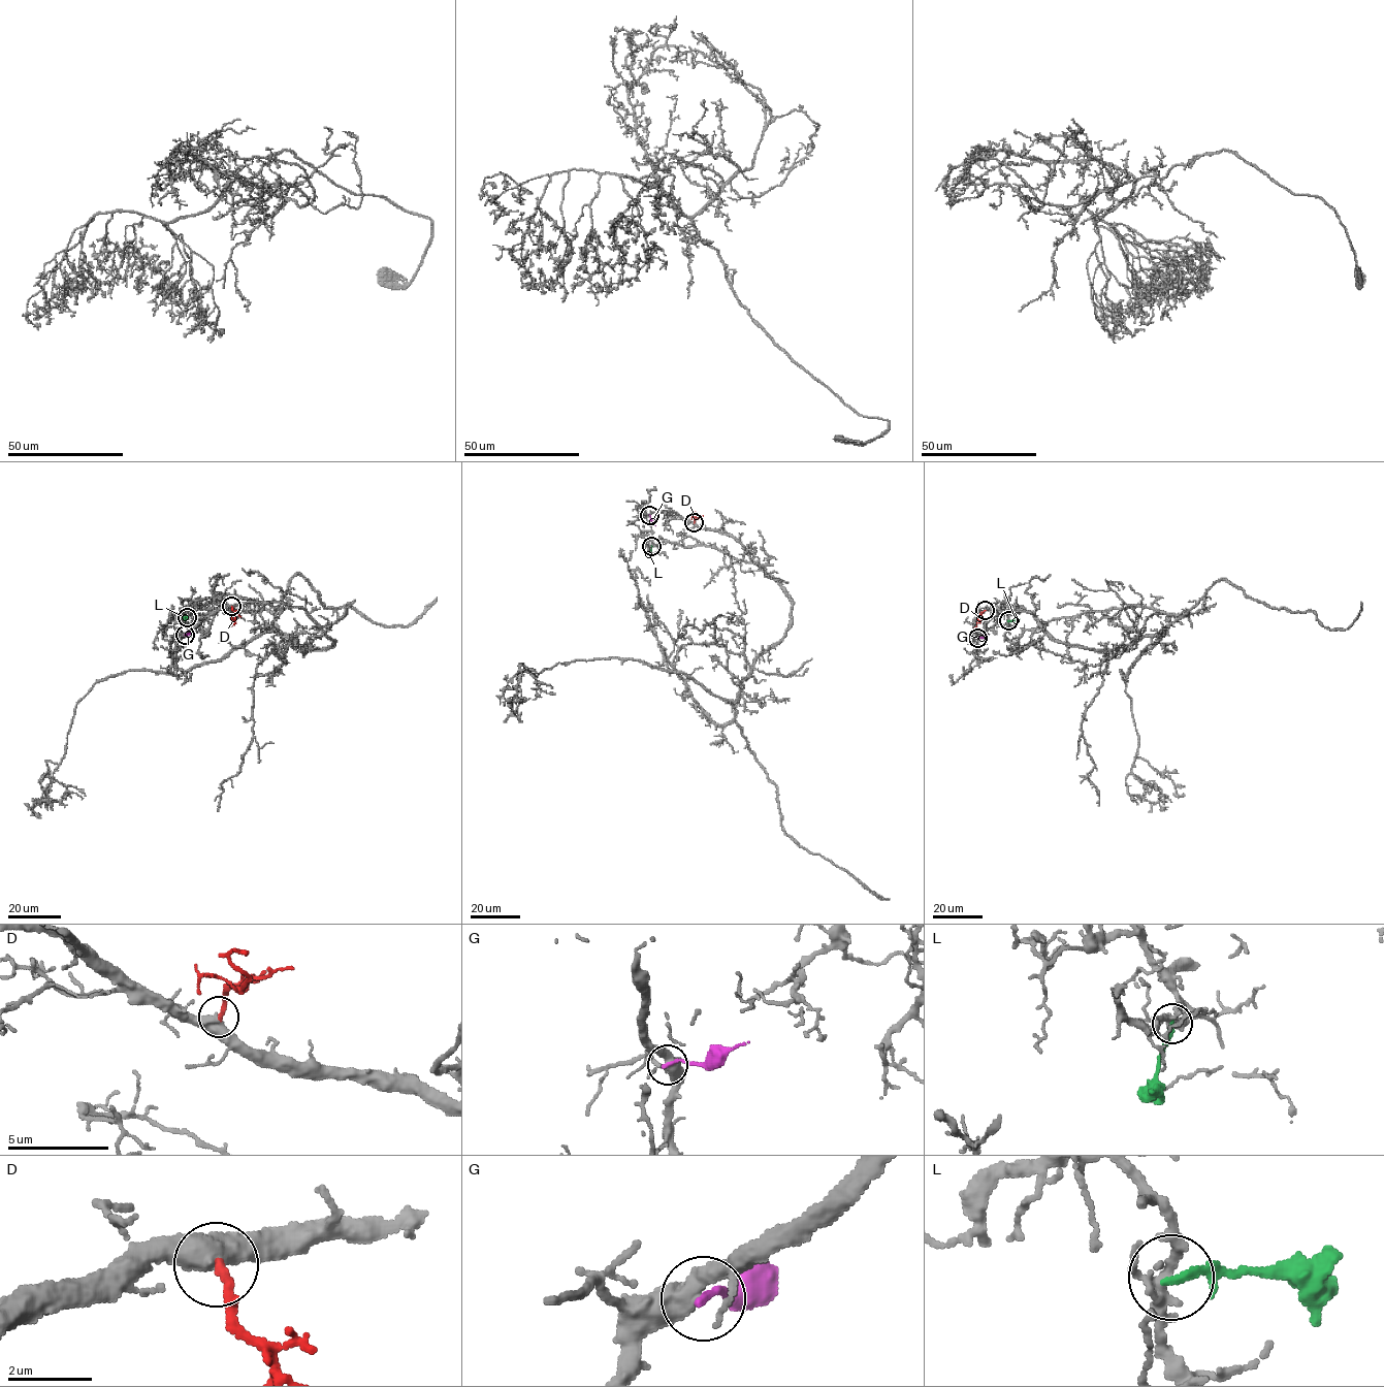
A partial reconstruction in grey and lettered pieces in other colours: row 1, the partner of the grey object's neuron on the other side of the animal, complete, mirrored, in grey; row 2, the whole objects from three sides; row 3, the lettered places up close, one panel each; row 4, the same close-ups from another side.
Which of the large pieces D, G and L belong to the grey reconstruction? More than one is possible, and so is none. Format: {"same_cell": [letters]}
{"same_cell": ["D"]}

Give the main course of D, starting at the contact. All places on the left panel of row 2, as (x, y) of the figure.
D: (231, 607), (235, 613), (232, 625)

